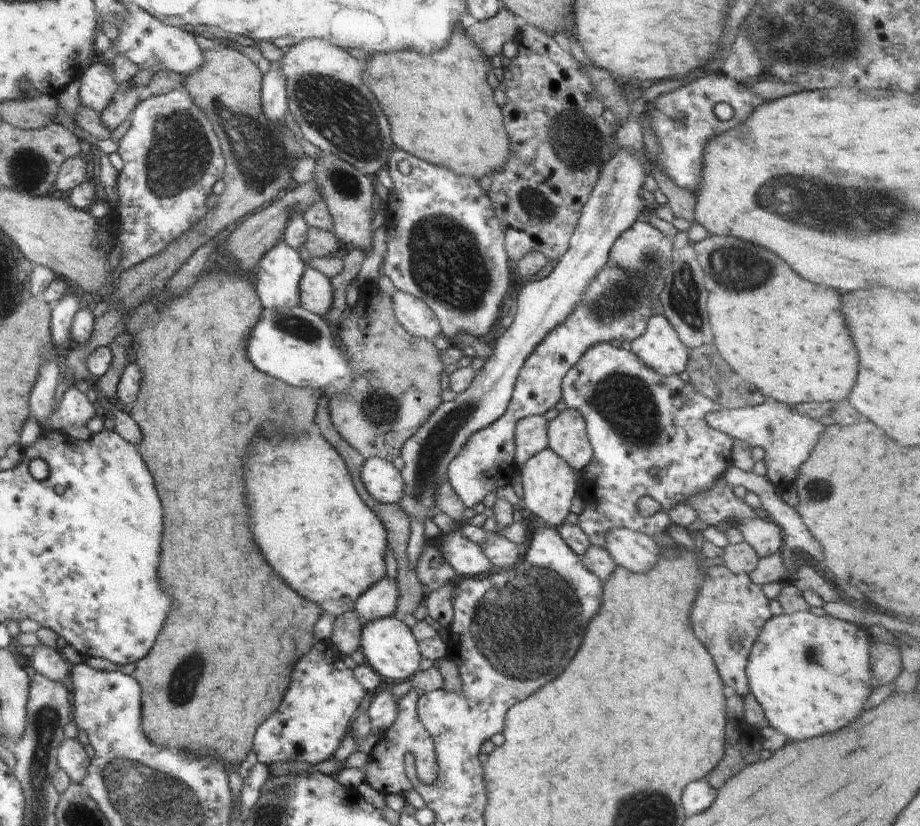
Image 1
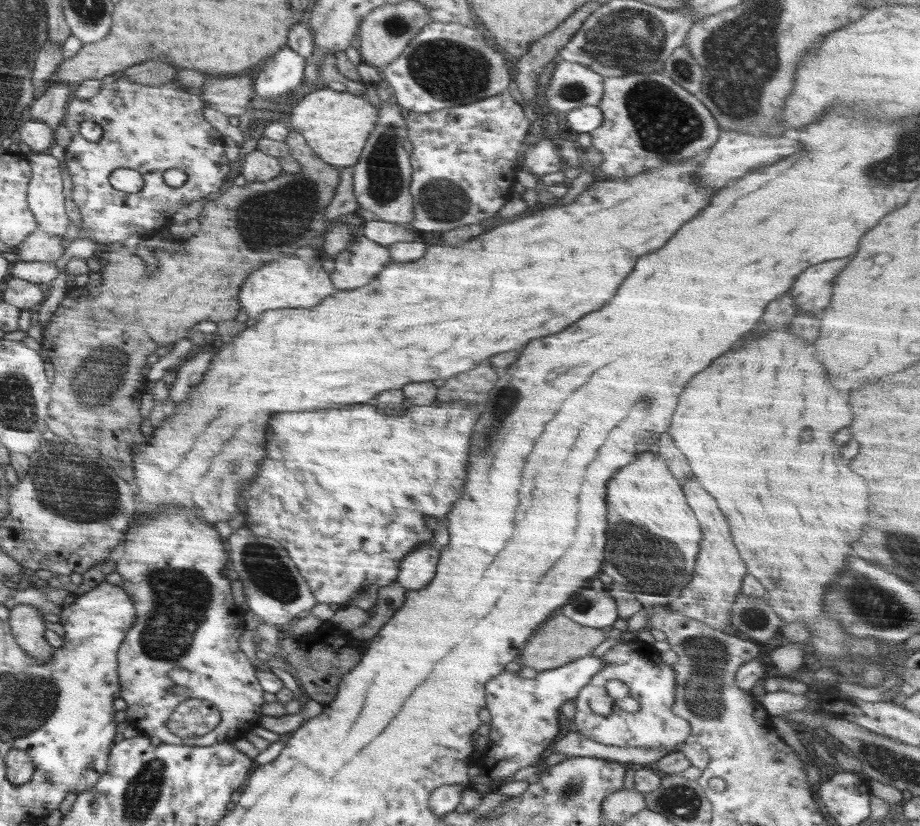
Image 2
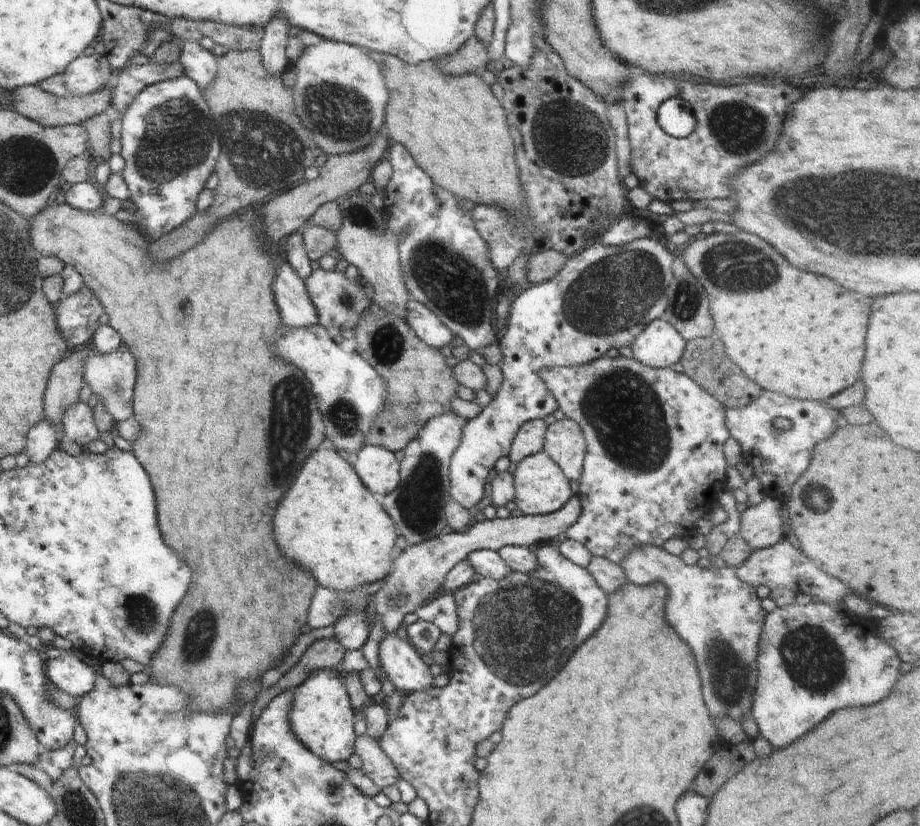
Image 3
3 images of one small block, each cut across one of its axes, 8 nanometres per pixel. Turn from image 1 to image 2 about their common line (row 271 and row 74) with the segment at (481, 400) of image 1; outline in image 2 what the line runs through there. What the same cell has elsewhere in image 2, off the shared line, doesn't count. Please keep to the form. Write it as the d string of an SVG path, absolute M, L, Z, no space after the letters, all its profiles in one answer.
M561 61L554 69L544 96L546 98L546 104L548 104L551 110L564 115L575 108L598 105L604 96L603 88L604 77L592 71L590 67L586 67L586 65L577 62Z

